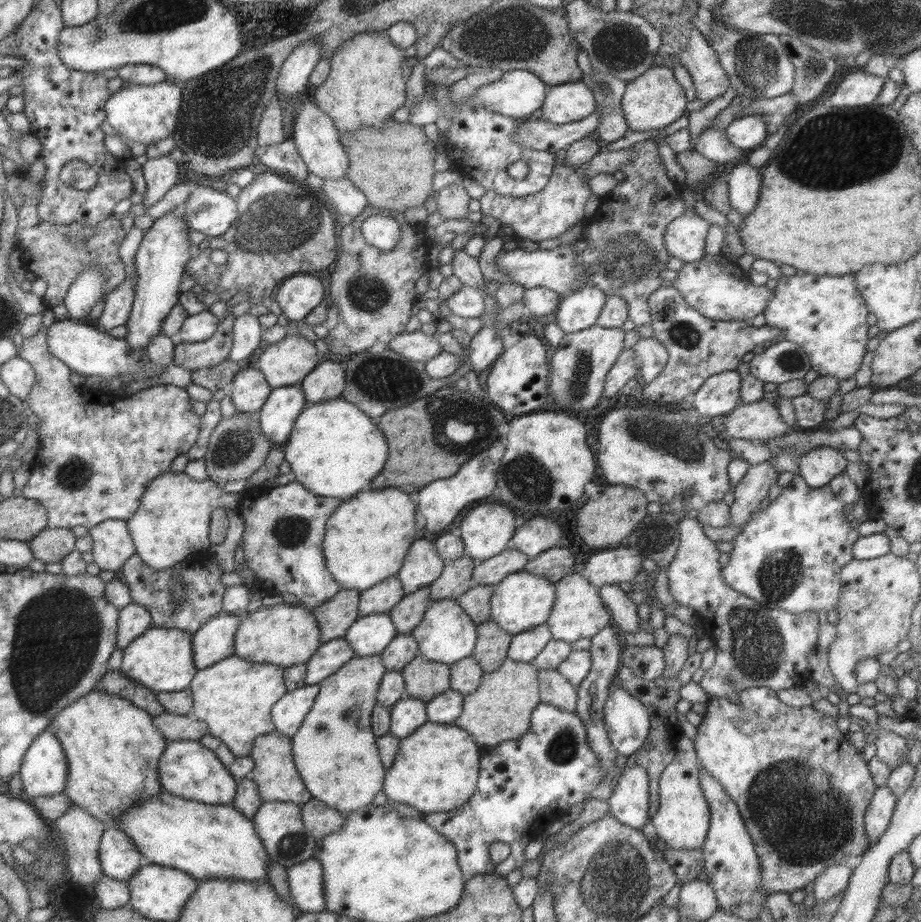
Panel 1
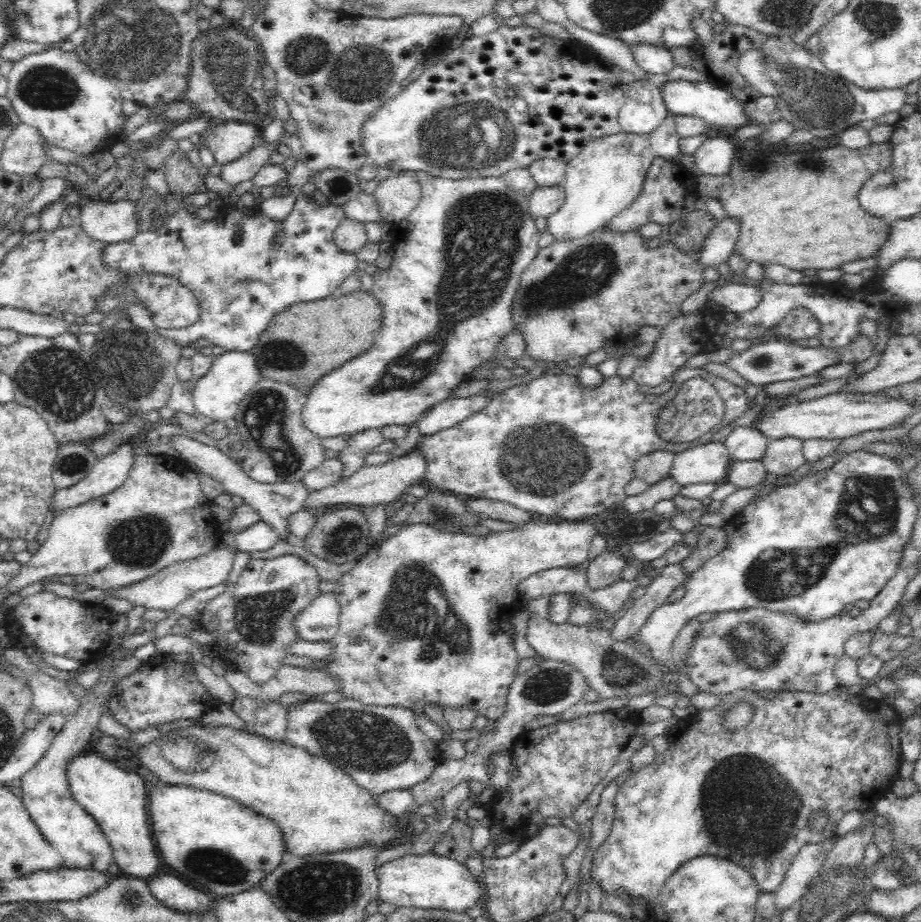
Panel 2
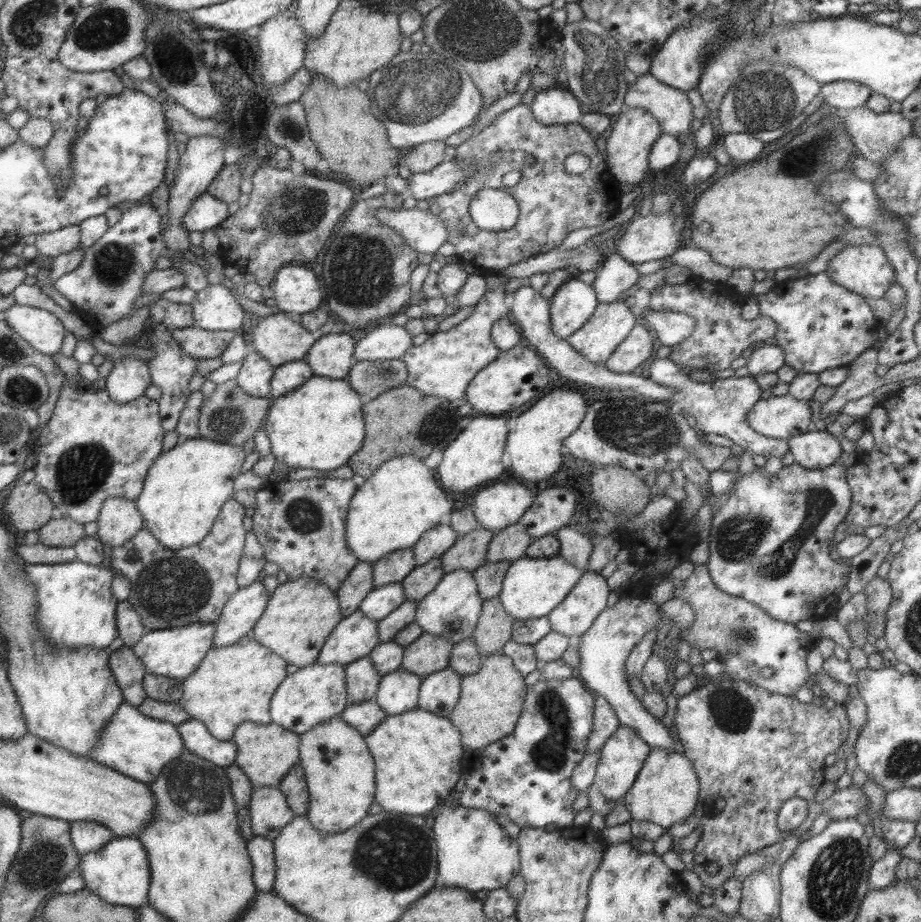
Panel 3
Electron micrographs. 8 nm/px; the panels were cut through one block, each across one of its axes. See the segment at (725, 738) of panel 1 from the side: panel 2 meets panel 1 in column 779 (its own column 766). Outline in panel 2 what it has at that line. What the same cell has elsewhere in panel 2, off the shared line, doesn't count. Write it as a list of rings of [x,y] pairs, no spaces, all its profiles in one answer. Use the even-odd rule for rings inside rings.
[[[838,688],[829,694],[815,694],[799,691],[783,691],[776,694],[775,700],[762,701],[756,696],[756,692],[739,691],[735,694],[722,697],[722,703],[717,708],[697,709],[693,714],[678,719],[674,728],[665,734],[667,747],[662,752],[662,763],[650,763],[644,767],[637,768],[631,776],[619,784],[614,797],[614,812],[610,832],[593,855],[591,868],[589,869],[591,882],[595,882],[602,890],[602,894],[611,894],[620,897],[621,894],[631,898],[641,898],[653,903],[660,890],[665,885],[665,880],[684,862],[692,860],[697,856],[708,856],[714,854],[718,858],[725,858],[742,866],[749,871],[754,884],[759,890],[774,893],[783,881],[786,871],[796,853],[808,843],[820,843],[826,838],[835,835],[842,815],[852,808],[862,809],[874,806],[880,796],[893,790],[894,782],[900,779],[898,766],[900,768],[904,759],[901,756],[901,744],[899,739],[900,718],[893,708],[882,703],[882,700],[873,700],[864,695],[852,696],[847,694],[844,688]],[[738,703],[746,703],[752,707],[750,720],[741,729],[728,729],[724,723],[724,716],[735,708]],[[826,807],[829,810],[829,821],[824,831],[812,832],[808,829],[808,817],[812,810]]]

